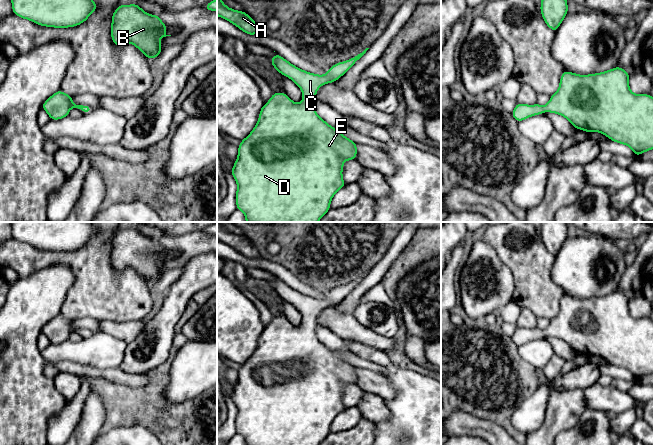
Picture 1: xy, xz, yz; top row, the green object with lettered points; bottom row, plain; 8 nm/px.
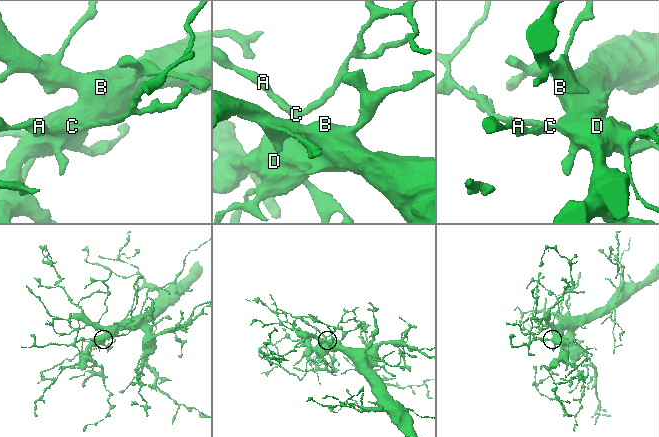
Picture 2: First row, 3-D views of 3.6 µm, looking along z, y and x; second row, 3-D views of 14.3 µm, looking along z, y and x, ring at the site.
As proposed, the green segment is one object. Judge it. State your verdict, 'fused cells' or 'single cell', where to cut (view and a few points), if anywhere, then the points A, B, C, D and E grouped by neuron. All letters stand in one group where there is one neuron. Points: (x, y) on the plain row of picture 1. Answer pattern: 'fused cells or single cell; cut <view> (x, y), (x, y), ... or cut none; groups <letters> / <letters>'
single cell; cut none; groups A B C D E

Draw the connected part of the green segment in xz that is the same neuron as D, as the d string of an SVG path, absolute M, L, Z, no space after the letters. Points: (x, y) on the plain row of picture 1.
M368 273L349 284L334 288L325 299L302 294L276 276L273 282L269 282L280 298L291 303L301 313L303 326L293 326L286 317L274 316L261 331L257 348L238 370L238 380L231 398L237 407L236 433L244 437L246 445L319 445L331 433L332 422L346 409L342 399L343 388L347 384L356 384L358 367L320 342L313 329L316 327L318 313L324 308L337 305Z

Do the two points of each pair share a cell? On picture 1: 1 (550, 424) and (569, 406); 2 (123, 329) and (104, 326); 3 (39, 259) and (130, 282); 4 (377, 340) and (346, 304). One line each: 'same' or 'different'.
1: same
2: same
3: same
4: different

